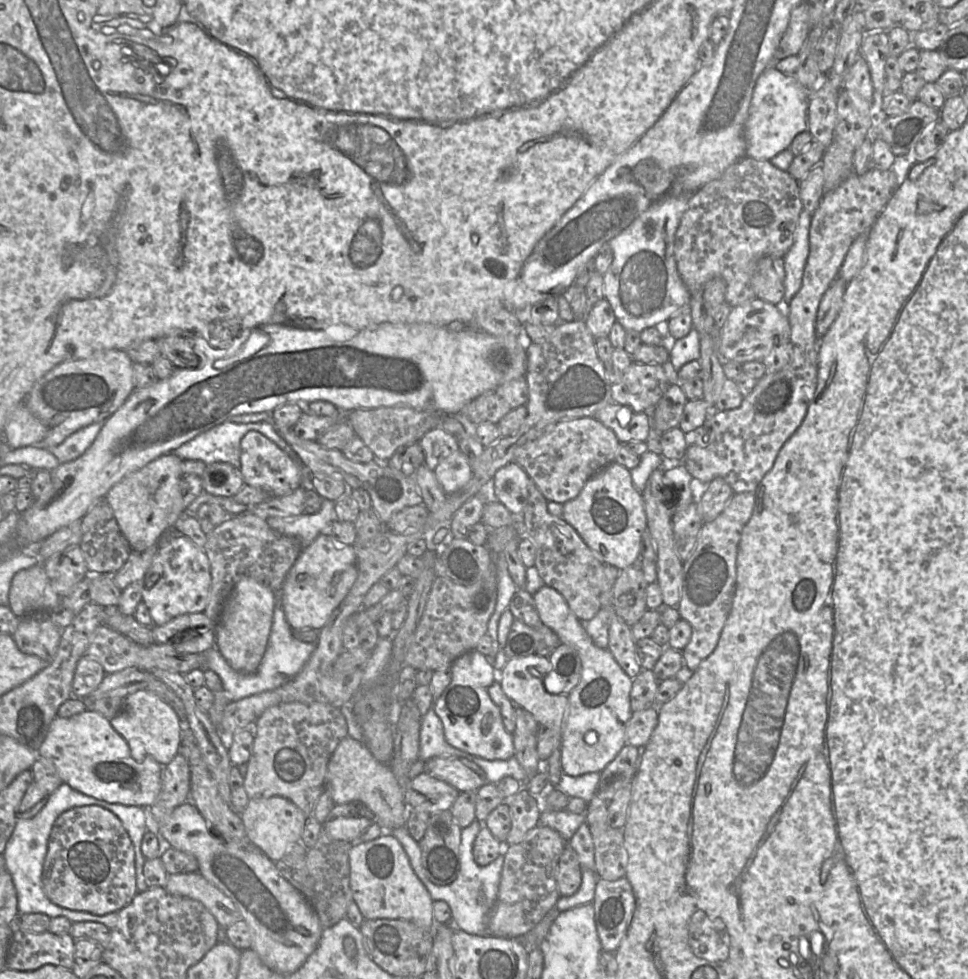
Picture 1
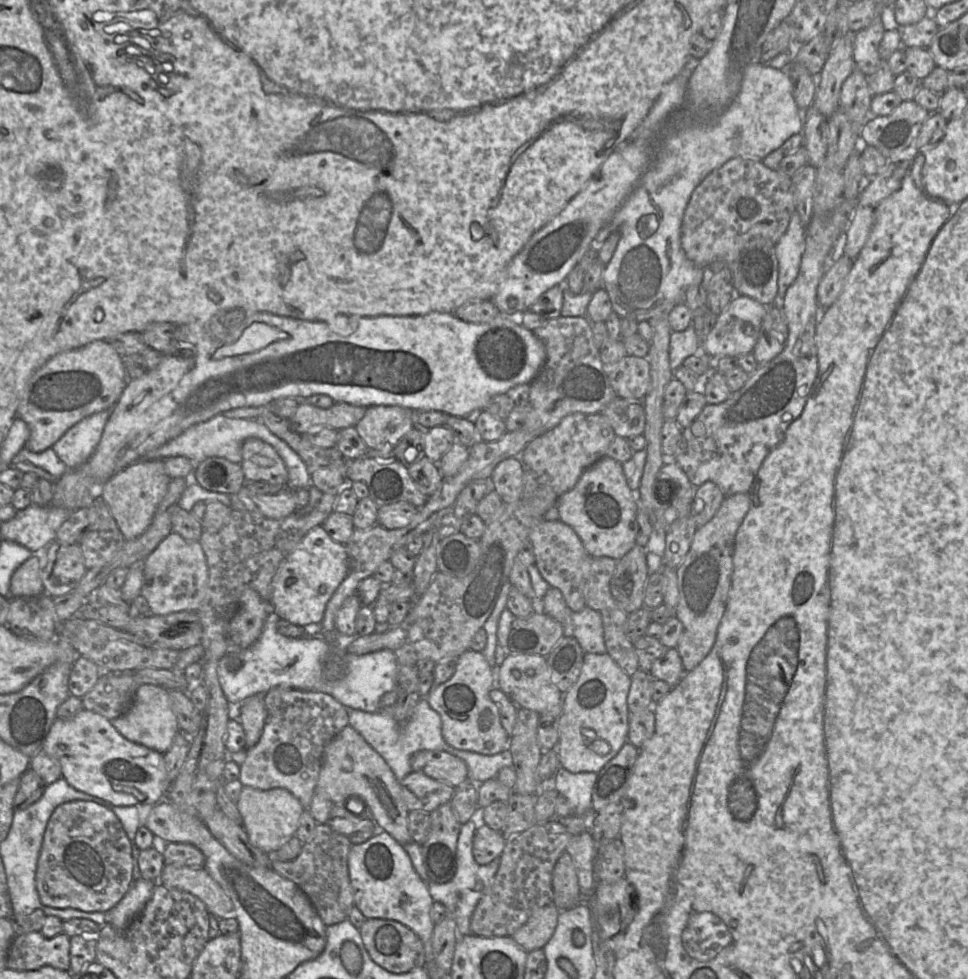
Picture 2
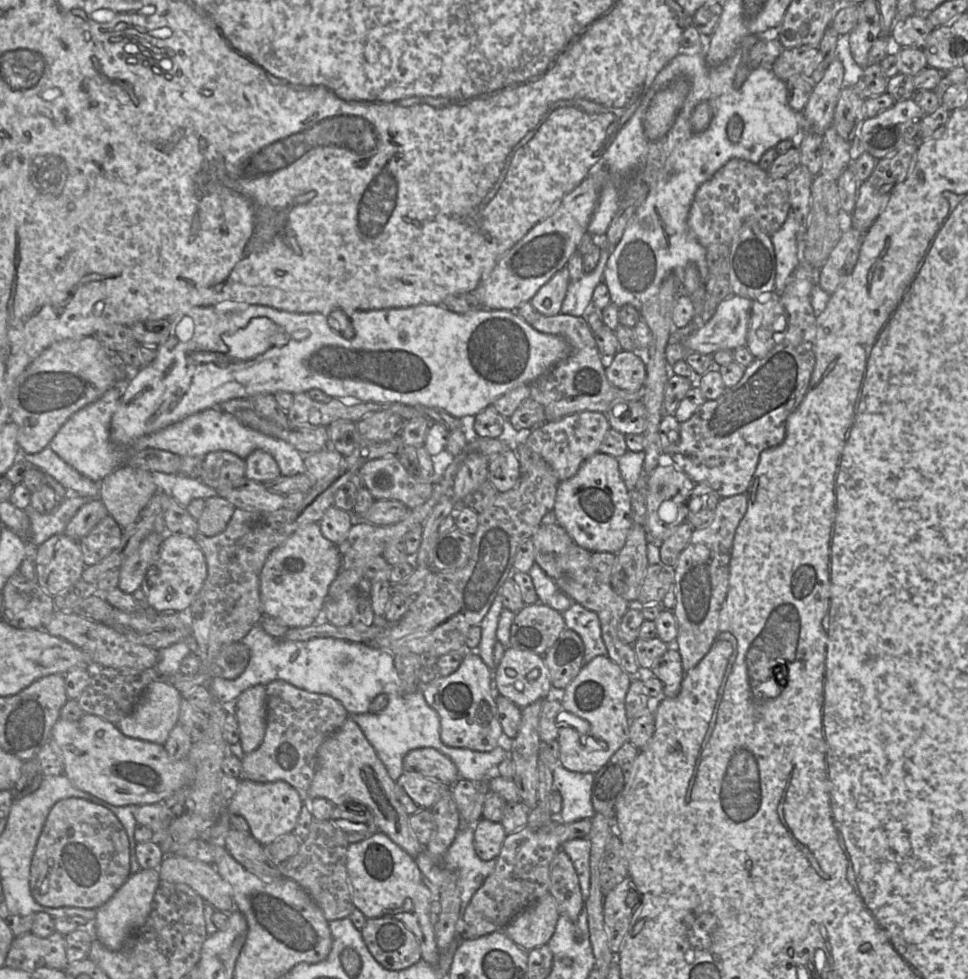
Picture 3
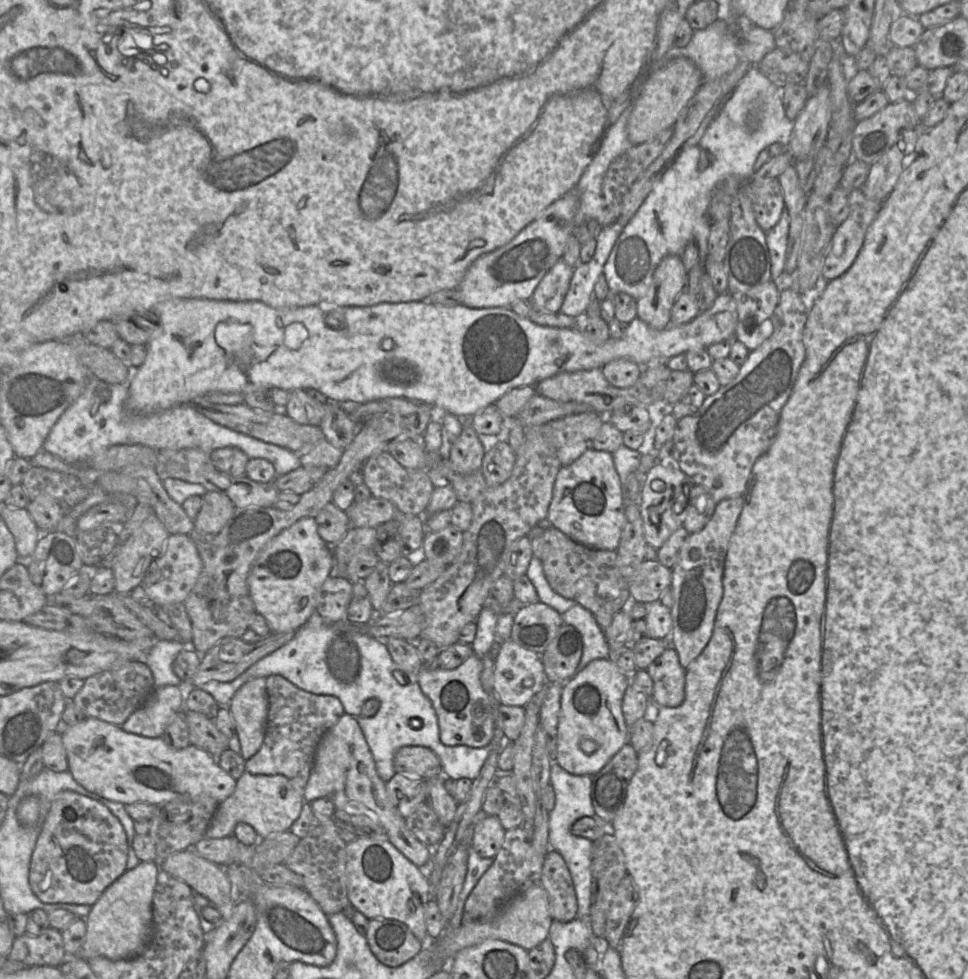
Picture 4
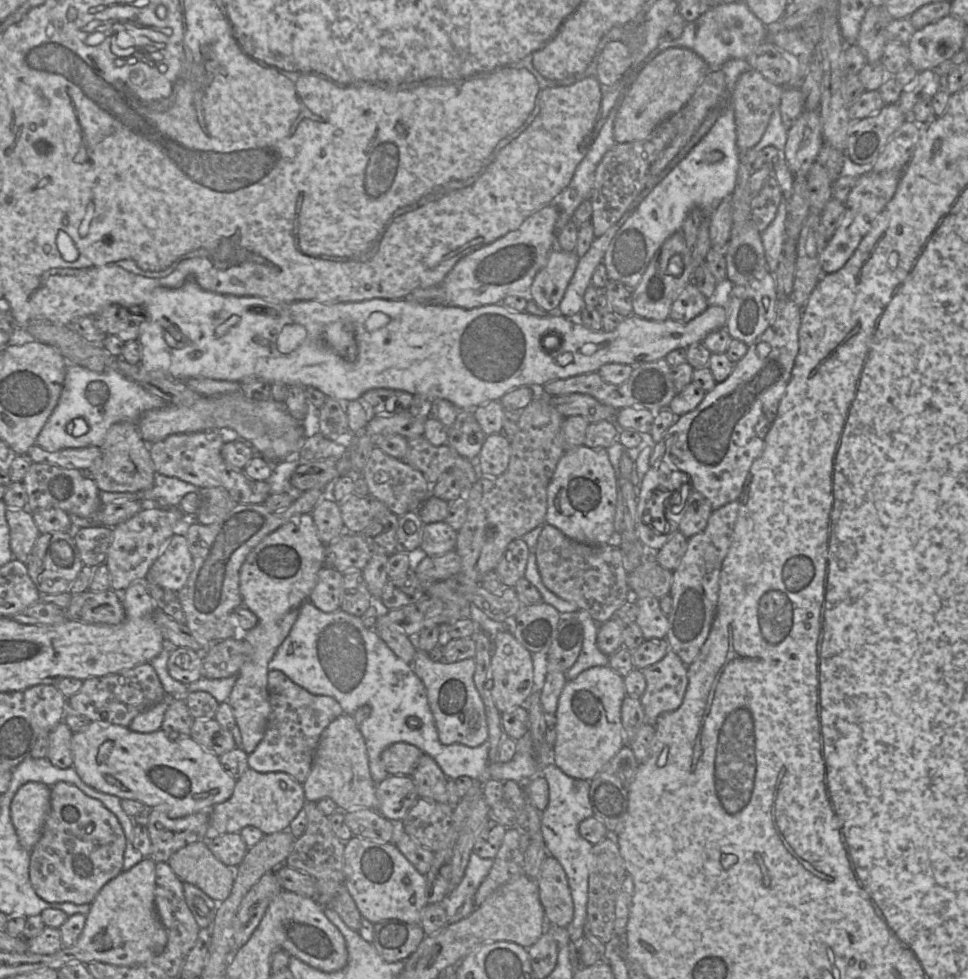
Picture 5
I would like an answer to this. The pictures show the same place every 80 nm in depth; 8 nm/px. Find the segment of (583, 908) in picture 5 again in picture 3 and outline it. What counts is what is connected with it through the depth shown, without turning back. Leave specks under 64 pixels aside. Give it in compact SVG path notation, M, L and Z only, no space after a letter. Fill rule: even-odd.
M558 764L553 770L553 789L560 792L562 796L562 810L553 820L563 823L576 822L582 819L591 819L595 815L592 805L591 793L595 773L581 773L566 769L562 764ZM589 837L576 838L564 842L561 849L570 857L577 872L583 900L590 894L590 852Z

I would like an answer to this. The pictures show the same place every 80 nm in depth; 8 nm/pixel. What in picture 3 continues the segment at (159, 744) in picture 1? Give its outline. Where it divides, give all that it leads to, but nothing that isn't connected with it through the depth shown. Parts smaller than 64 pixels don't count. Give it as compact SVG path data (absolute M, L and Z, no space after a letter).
M156 678L146 687L135 708L115 725L127 737L164 745L170 731L178 723L183 697L168 681Z

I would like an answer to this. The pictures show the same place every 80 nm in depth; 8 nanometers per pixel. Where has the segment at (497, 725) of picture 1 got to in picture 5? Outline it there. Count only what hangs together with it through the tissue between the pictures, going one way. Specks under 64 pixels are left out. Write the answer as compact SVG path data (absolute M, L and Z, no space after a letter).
M417 649L412 667L426 688L428 702L442 744L460 743L469 747L478 747L488 740L485 705L474 682L476 669L474 658L455 663L444 660L433 661L428 652Z

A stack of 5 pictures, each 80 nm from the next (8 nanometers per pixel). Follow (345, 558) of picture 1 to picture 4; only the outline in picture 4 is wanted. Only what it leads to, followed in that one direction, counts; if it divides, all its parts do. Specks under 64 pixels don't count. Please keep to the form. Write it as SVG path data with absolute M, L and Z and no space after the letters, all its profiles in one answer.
M303 517L272 538L257 555L247 577L255 610L265 618L271 633L301 628L317 611L320 589L333 571L332 549L318 534L315 518Z

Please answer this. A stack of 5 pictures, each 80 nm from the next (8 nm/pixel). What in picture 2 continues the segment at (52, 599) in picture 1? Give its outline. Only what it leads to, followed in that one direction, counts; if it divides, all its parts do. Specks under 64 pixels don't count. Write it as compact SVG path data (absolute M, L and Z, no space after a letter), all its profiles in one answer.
M34 555L18 567L10 582L10 598L36 597L44 592L38 556Z

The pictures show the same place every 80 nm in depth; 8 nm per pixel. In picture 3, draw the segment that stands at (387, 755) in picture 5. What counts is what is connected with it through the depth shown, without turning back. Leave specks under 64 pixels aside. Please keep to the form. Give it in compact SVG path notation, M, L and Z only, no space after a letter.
M422 747L409 751L403 758L404 772L420 773L446 785L454 785L458 779L458 770L454 762L439 750Z

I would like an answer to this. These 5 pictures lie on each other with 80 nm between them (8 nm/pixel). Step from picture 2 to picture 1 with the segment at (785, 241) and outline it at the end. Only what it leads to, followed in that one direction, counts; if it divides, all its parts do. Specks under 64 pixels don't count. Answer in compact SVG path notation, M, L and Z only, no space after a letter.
M802 210L798 224L794 232L794 242L788 252L784 255L784 297L777 307L782 308L781 311L785 316L788 316L788 307L798 292L802 284L804 267L809 254L809 229L812 219L812 214L806 210Z

